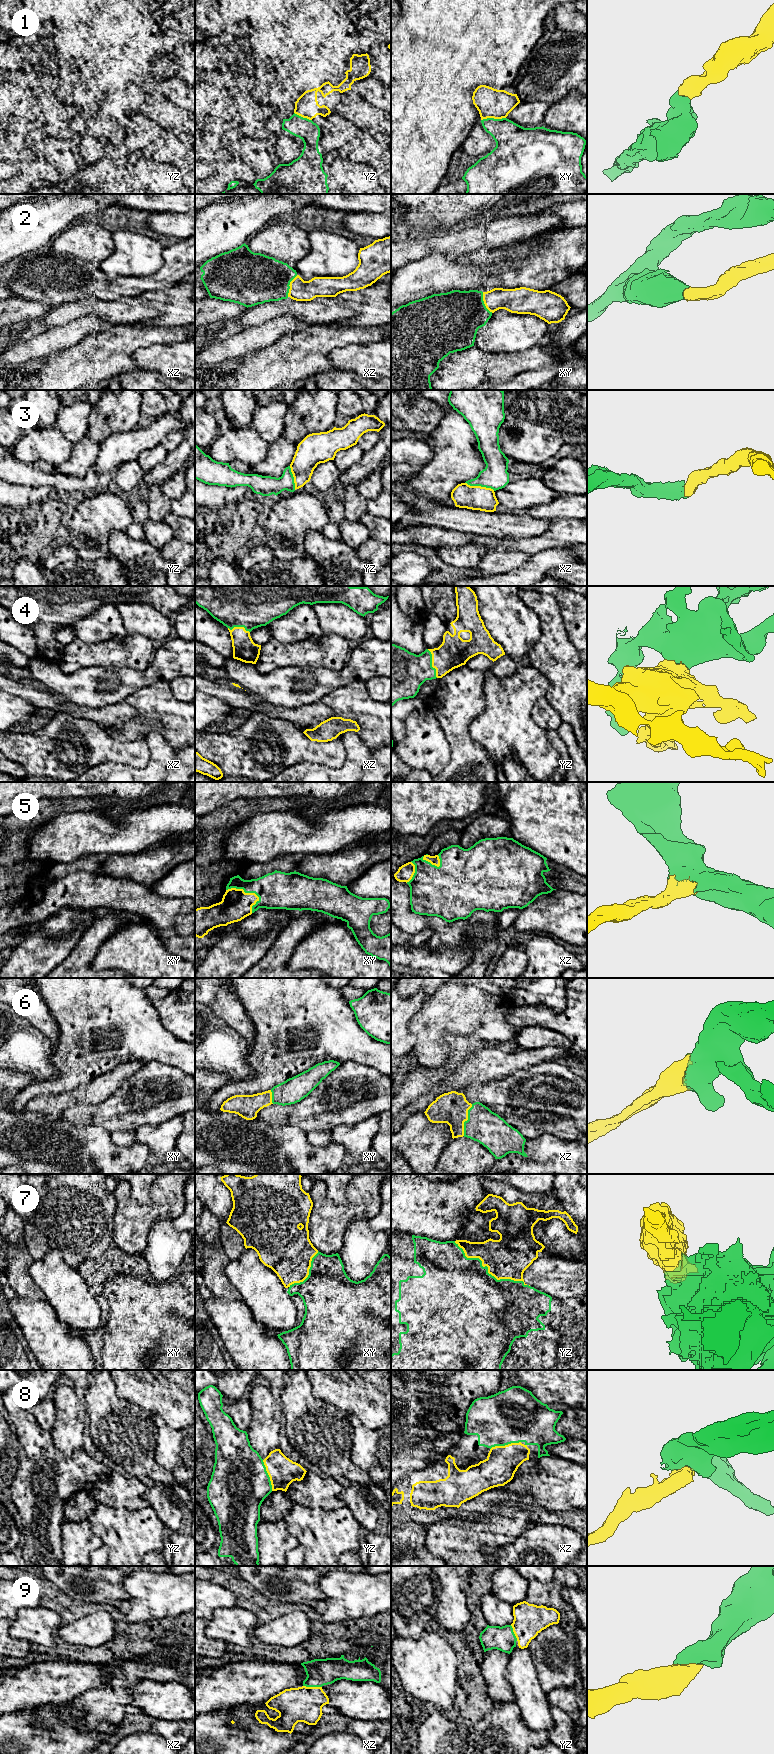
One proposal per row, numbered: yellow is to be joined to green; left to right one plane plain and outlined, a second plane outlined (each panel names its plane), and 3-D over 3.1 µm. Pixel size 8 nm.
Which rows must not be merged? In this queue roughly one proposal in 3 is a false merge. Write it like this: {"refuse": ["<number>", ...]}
{"refuse": ["7"]}

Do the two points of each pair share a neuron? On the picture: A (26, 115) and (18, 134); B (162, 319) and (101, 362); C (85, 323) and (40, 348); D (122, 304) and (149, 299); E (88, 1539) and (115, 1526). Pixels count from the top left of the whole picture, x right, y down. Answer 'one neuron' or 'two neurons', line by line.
A: two neurons
B: two neurons
C: one neuron
D: two neurons
E: two neurons

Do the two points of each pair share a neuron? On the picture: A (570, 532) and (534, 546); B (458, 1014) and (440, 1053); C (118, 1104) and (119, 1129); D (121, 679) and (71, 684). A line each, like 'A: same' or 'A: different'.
A: same
B: same
C: same
D: same

